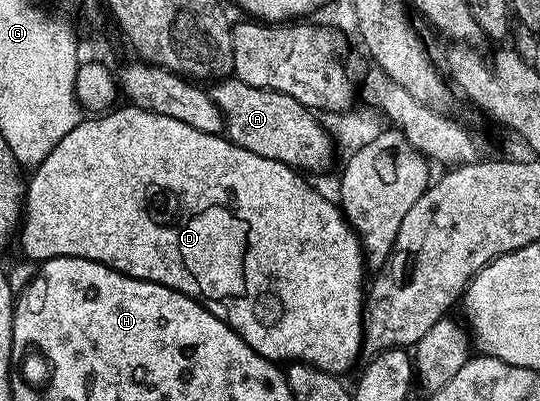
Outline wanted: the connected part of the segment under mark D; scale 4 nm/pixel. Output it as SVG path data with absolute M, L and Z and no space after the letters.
M125 104L122 110L110 109L102 118L86 117L33 171L33 179L28 179L25 187L25 208L19 239L21 250L33 264L45 262L48 258L86 258L104 266L123 272L132 278L163 284L188 298L194 298L200 306L205 306L219 320L223 320L259 356L278 364L306 362L328 374L345 376L345 373L363 354L363 315L367 303L367 259L361 249L361 239L349 225L341 207L336 201L328 202L317 190L312 190L304 182L296 169L279 160L267 156L255 156L247 148L236 146L221 134L199 132L183 120L157 114L154 110L144 110L132 104Z

